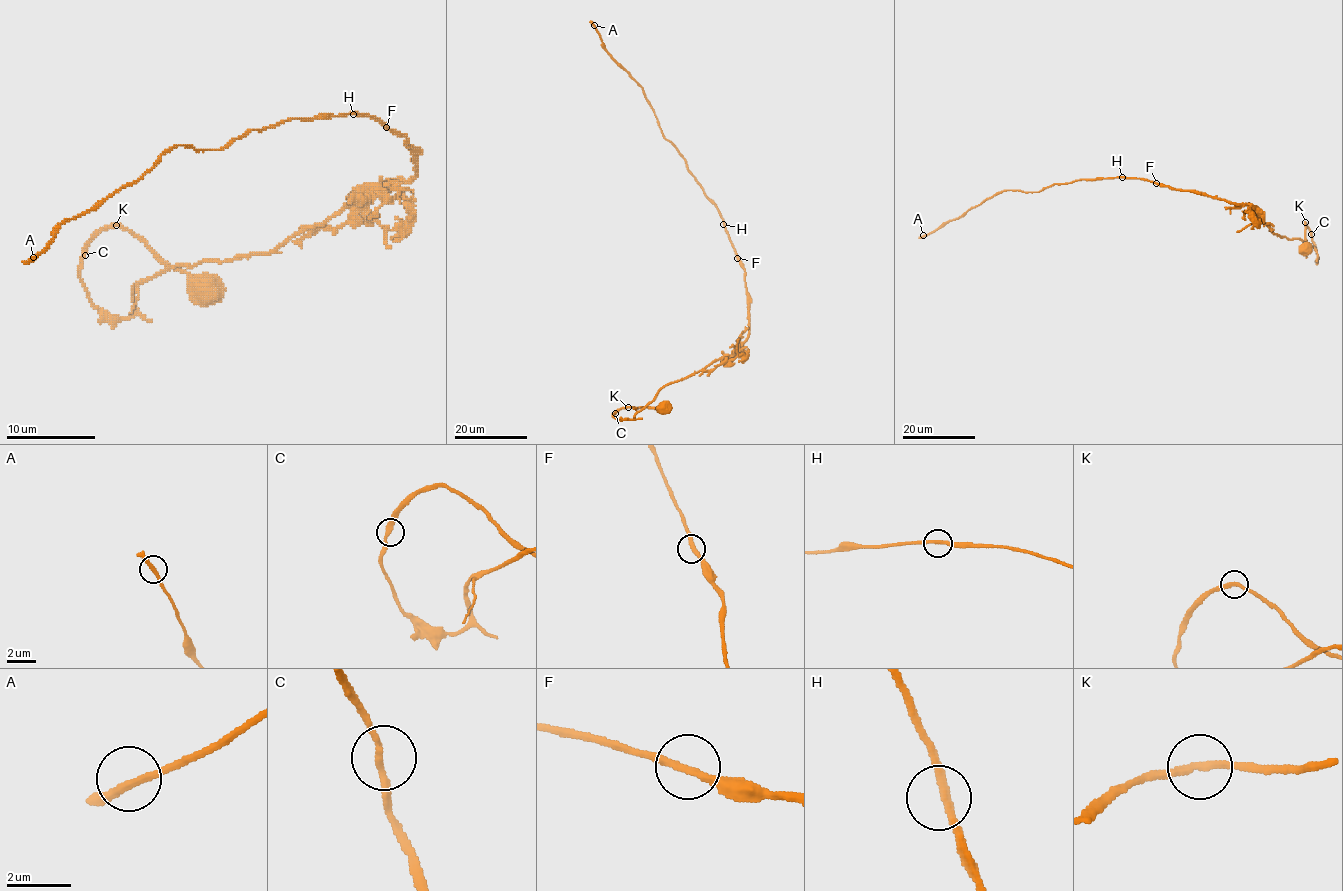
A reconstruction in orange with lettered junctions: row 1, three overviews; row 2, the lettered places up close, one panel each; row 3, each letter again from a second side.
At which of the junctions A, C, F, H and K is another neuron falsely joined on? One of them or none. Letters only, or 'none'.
none

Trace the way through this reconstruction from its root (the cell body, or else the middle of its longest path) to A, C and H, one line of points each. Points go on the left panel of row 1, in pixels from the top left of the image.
A: (201, 290), (118, 226), (82, 259), (127, 317), (406, 183), (406, 138), (176, 145), (33, 257)
C: (201, 290), (190, 281), (185, 272), (169, 268), (143, 241), (118, 226), (107, 226), (89, 243), (85, 255)
H: (201, 290), (118, 226), (82, 259), (127, 317), (147, 279), (406, 183), (406, 138), (353, 114)

